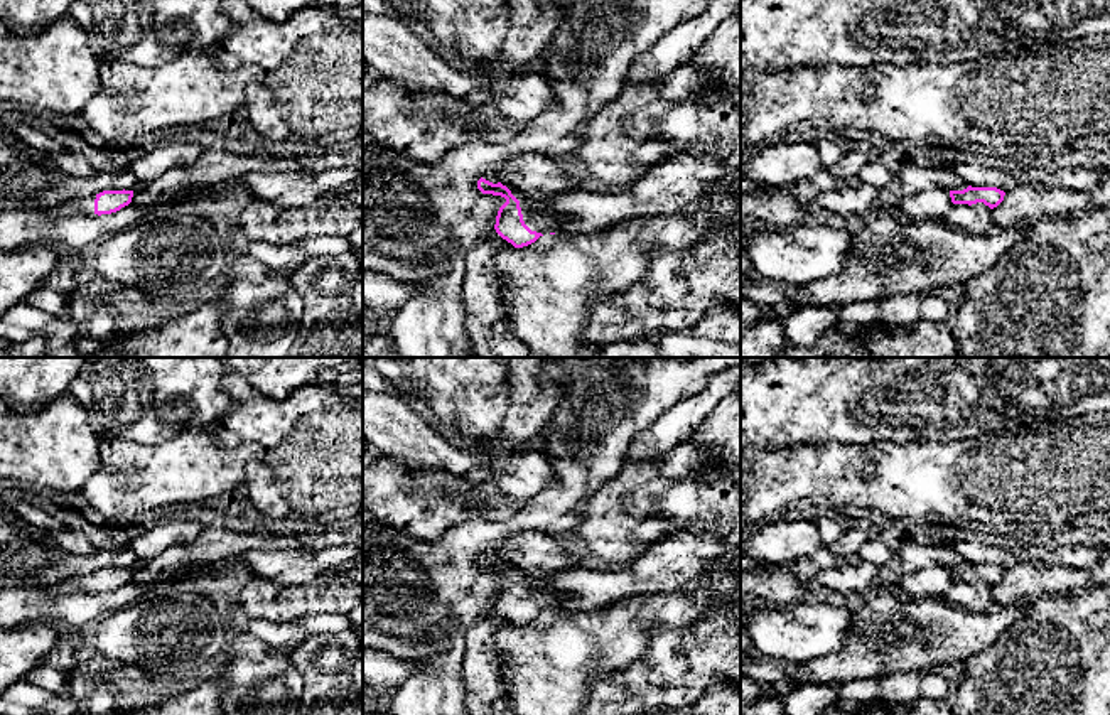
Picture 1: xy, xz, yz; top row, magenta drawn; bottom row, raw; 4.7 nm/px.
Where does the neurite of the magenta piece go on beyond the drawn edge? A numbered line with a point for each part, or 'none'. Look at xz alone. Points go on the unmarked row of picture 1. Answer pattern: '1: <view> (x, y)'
1: xz (544, 601)

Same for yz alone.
none

